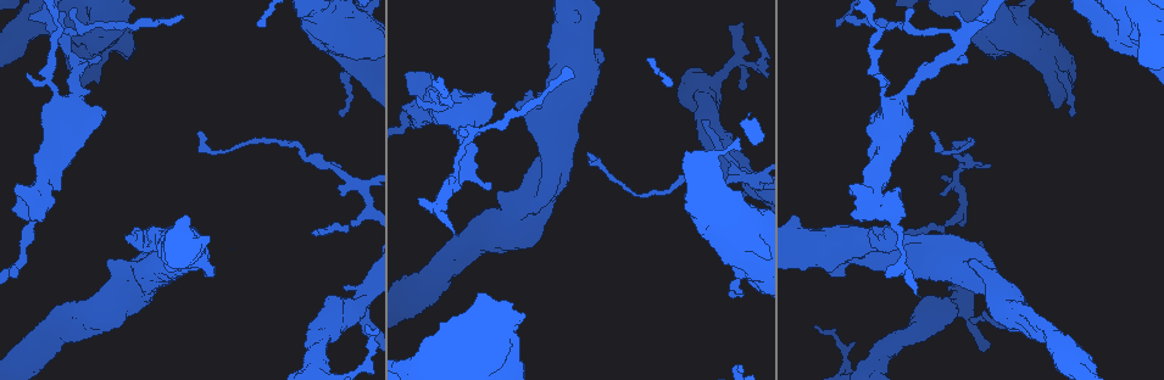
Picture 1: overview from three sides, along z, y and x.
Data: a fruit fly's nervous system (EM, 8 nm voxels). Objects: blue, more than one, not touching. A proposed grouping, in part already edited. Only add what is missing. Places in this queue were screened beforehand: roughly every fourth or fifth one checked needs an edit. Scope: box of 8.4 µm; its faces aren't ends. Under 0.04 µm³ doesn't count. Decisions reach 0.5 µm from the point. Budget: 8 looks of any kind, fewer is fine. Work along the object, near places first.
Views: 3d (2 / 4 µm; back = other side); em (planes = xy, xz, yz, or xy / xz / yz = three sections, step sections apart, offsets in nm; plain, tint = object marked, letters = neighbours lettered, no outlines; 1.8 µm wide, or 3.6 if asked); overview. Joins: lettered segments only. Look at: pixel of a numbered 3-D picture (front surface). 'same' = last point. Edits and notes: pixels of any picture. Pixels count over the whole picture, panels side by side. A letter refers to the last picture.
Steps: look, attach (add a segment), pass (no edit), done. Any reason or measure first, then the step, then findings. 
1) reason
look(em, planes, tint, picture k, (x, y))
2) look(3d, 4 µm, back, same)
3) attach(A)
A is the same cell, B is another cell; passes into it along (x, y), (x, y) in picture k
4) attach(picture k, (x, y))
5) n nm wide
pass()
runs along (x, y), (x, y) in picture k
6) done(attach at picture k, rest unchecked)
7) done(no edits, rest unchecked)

branch stops here
look(3d, 2 µm, picture 1, (951, 288))

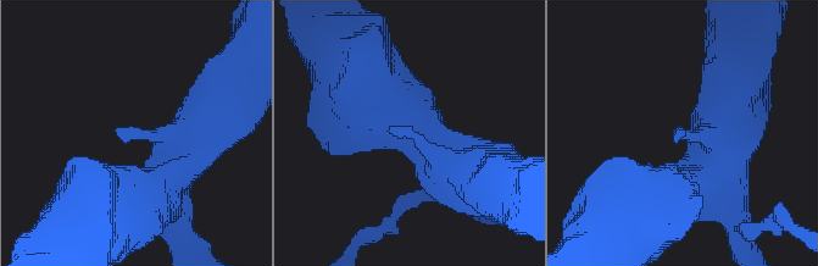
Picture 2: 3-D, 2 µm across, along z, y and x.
shape alone is not enough
look(em, planes, letters, picture 2, (117, 134))

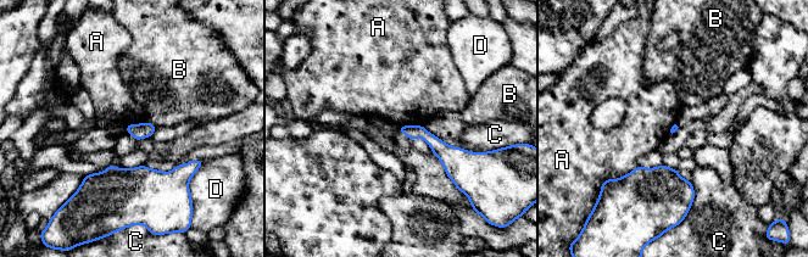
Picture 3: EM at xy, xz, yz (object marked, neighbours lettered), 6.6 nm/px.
pass()
A, B, C and D are other cells; no lettered segment goes on from it

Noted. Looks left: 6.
thin end
look(em, yz, step 4, tint, picture 1, (336, 165))

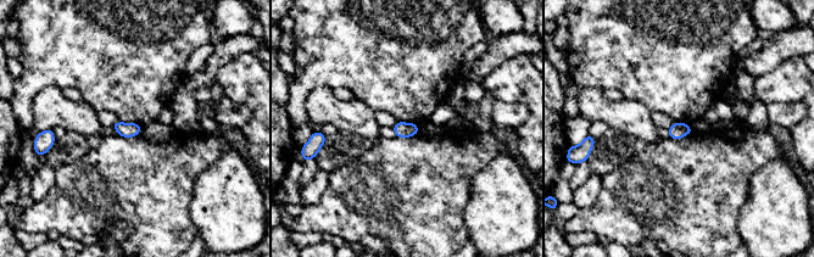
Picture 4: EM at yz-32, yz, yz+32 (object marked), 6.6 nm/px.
another direction
look(em, planes, letters, same)

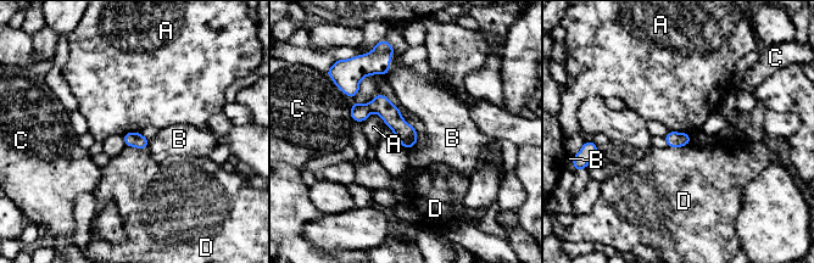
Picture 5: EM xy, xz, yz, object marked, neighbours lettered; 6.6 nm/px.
100 nm wide; B touches over 160 nm
pass()
A, B, C and D are other cells; no lettered segment goes on from it

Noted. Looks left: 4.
an open end
look(em, planes, letters, picture 1, (590, 154))

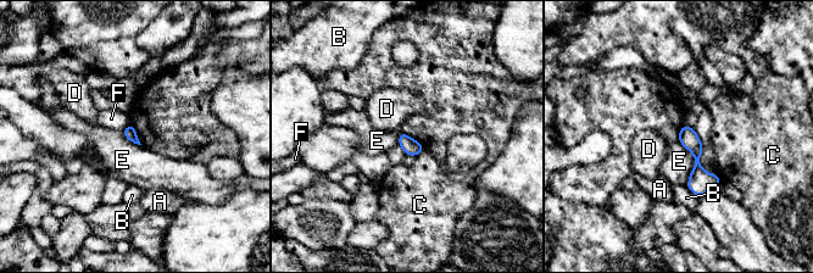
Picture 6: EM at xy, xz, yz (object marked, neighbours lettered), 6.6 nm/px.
80 nm wide
pass()
A, B, C, D, E and F are other cells; border along (678, 140), (692, 155), (695, 162) in picture 6; no lettered segment goes on from it

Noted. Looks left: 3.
done(no edits, rest unchecked)

